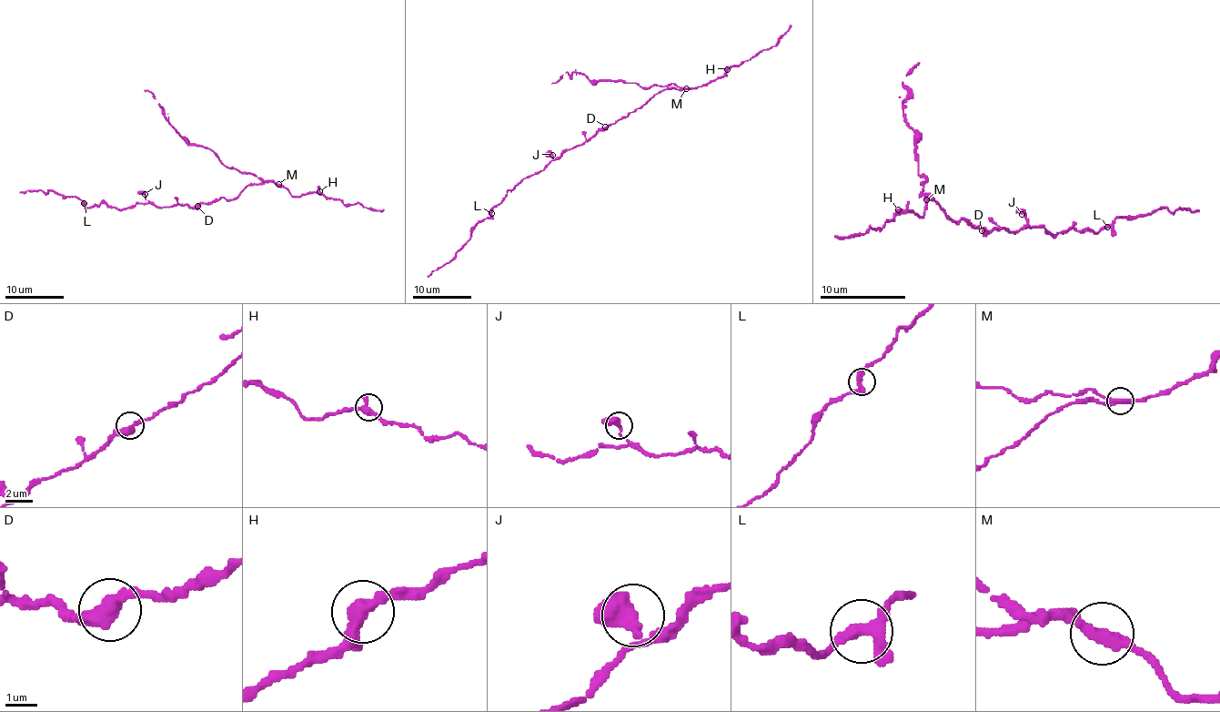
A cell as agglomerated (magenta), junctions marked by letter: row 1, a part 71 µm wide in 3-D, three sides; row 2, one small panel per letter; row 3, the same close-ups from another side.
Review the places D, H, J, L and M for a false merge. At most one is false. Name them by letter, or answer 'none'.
M

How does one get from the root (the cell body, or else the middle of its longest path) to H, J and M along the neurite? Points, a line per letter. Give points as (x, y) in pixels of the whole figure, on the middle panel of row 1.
H: (607, 127), (664, 89), (690, 89), (707, 85), (720, 77), (727, 69)
J: (607, 127), (567, 148), (558, 157), (552, 155)
M: (607, 127), (664, 89), (686, 88)

